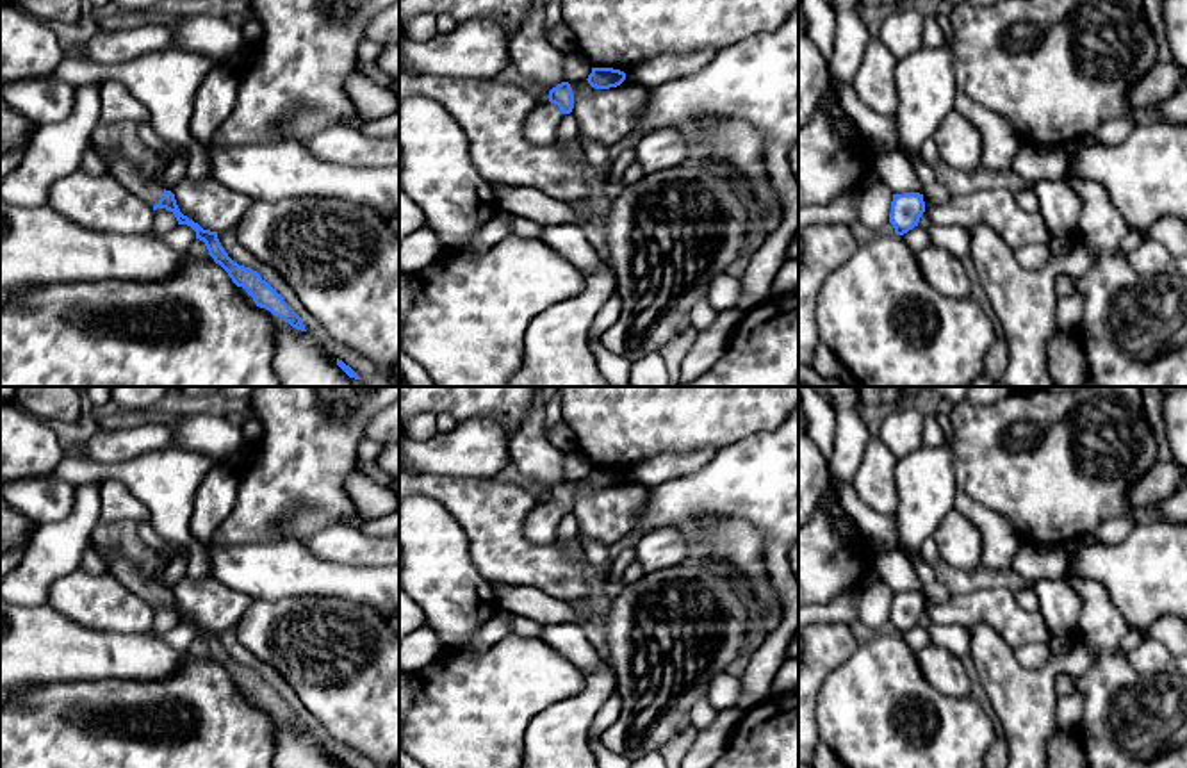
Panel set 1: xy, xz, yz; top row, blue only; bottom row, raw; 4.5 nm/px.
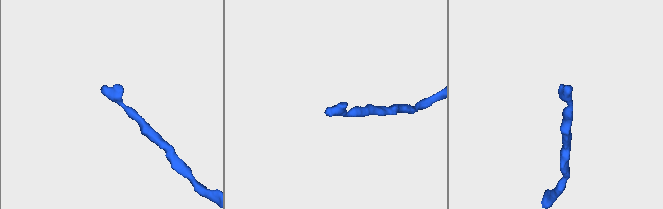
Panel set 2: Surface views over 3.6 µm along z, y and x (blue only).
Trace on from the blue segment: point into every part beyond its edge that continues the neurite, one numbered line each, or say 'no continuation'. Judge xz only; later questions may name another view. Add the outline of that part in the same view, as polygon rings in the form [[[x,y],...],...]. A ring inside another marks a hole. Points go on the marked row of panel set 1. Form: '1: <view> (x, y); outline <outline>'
1: xz (540, 125); outline [[[536,103],[526,118],[526,137],[535,144],[553,144],[558,141],[558,123],[563,112],[558,105]]]

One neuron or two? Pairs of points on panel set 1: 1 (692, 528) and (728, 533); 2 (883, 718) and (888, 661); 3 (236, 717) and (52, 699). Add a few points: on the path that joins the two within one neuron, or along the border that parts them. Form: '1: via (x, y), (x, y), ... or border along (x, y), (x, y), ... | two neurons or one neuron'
1: via (701, 531), (719, 533) | one neuron
2: via (883, 704), (883, 676) | one neuron
3: via (189, 699), (164, 694), (148, 701), (98, 701) | one neuron

